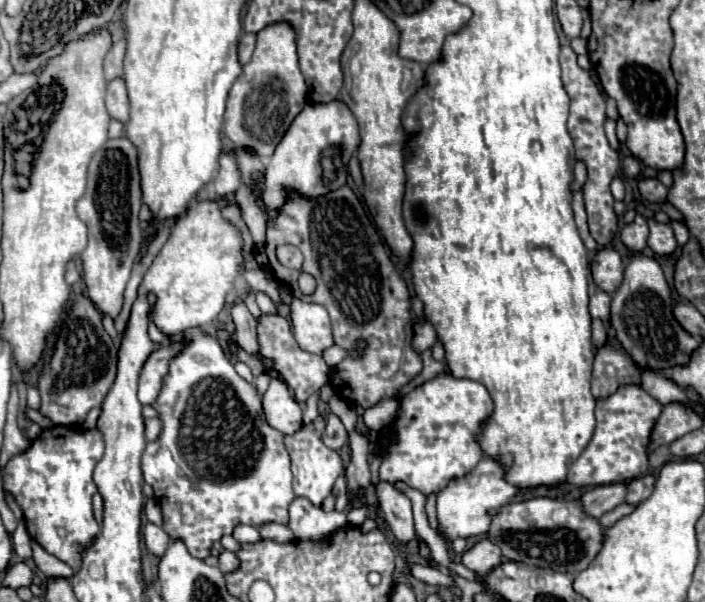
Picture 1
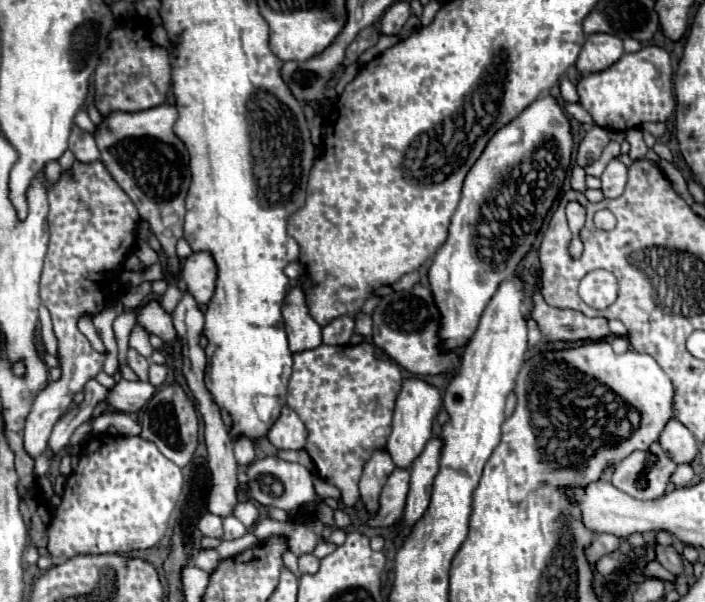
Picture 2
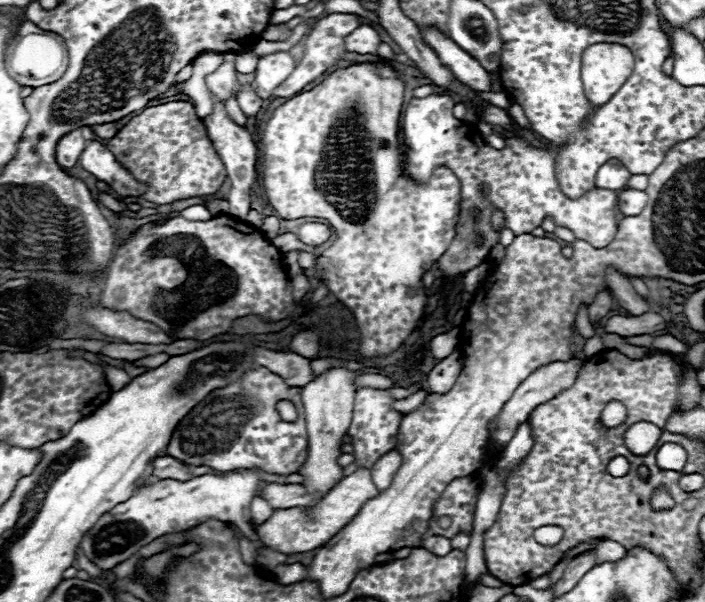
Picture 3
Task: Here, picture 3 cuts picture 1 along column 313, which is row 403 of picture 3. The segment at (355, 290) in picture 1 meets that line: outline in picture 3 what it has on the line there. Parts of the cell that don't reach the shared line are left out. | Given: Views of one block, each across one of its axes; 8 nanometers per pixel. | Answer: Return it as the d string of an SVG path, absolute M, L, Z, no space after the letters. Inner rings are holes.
M260 366L248 370L240 382L214 390L196 404L176 426L168 444L168 456L190 464L208 466L216 472L230 472L238 468L262 468L270 474L292 474L308 456L308 434L304 420L304 406L300 400L302 388L288 386L278 374ZM278 400L292 400L298 408L296 422L284 422L276 412Z

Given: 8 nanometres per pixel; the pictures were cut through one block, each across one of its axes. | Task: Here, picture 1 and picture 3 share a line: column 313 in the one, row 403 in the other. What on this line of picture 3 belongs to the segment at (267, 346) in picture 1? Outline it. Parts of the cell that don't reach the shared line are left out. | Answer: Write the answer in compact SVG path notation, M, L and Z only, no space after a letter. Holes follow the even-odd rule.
M396 386L392 388L386 388L386 390L380 390L380 388L358 388L356 390L356 396L354 396L354 410L352 410L352 424L346 432L348 436L348 444L352 444L354 448L354 466L356 468L372 468L384 454L388 454L394 446L396 446L396 434L398 434L398 426L404 418L404 414L392 410L392 404L394 404L394 398L390 396L390 390L394 390Z

